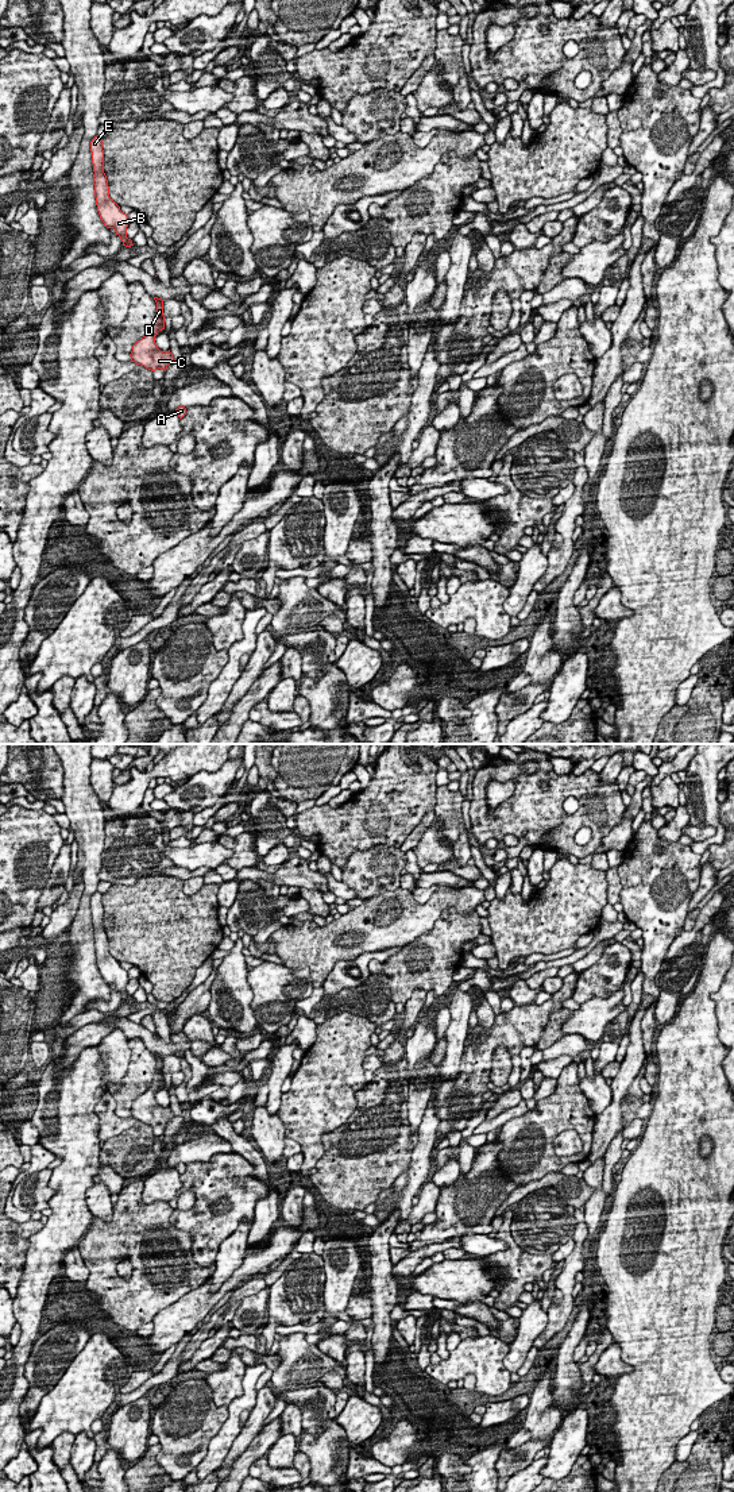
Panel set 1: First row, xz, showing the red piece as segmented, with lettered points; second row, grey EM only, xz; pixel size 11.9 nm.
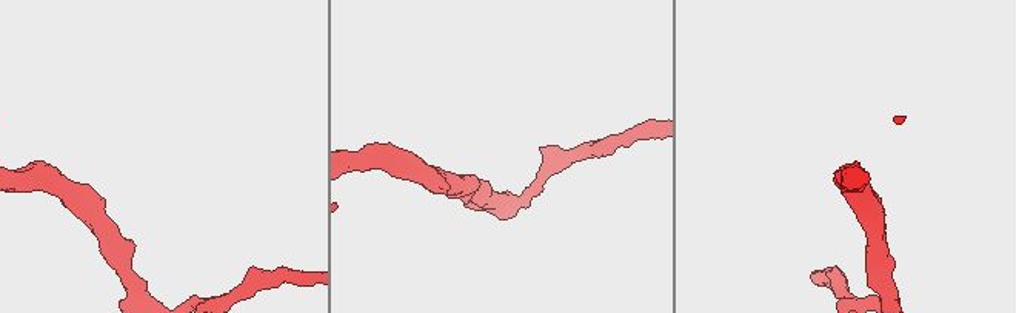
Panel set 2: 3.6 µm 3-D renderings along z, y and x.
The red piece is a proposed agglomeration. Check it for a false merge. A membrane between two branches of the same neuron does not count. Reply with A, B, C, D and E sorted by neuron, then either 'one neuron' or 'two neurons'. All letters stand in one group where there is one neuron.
A B C D E; one neuron

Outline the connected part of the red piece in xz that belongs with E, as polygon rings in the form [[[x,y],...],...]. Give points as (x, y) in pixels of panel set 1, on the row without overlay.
[[[97,891],[90,898],[93,940],[97,968],[107,984],[113,984],[120,992],[123,1002],[131,1003],[132,996],[127,994],[128,971],[120,967],[120,963],[109,953],[108,936],[104,929],[104,906],[103,895]]]

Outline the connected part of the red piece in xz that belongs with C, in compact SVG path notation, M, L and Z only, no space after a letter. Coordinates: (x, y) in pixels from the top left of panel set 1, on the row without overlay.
M154 1053L154 1056L157 1059L158 1073L154 1077L152 1086L132 1102L130 1113L132 1118L144 1122L151 1127L155 1127L158 1125L166 1127L167 1122L175 1115L170 1106L161 1107L155 1099L155 1092L158 1091L158 1088L165 1086L165 1072L163 1056L158 1053Z

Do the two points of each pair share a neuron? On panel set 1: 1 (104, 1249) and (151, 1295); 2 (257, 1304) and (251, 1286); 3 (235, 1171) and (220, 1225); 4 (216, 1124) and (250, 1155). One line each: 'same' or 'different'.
1: same
2: different
3: same
4: same

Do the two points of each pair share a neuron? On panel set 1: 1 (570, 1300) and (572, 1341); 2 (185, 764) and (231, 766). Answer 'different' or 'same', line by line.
1: different
2: different

